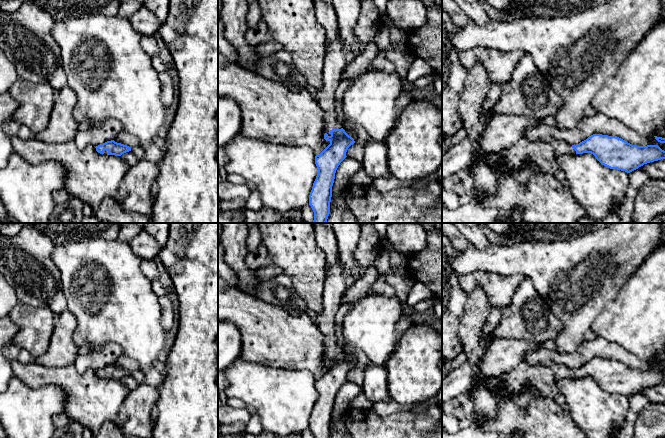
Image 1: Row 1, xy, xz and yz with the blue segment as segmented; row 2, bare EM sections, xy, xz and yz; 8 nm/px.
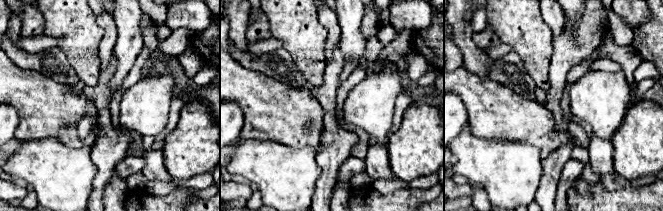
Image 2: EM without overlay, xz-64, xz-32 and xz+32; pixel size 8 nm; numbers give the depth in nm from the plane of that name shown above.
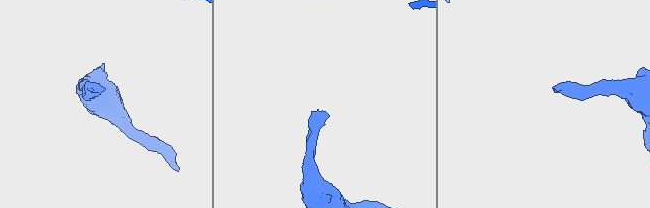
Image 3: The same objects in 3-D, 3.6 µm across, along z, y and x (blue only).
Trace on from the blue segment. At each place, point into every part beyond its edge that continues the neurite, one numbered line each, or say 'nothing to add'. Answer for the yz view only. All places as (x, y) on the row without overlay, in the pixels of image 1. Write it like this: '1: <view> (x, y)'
1: yz (487, 401)

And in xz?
1: xz (369, 247)

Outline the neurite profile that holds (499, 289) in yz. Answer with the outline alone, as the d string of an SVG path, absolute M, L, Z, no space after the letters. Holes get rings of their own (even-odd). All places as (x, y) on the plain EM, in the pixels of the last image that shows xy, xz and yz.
M482 270L458 276L460 285L468 294L477 287L481 288L487 296L491 309L506 308L524 278L525 276L521 274L504 276Z

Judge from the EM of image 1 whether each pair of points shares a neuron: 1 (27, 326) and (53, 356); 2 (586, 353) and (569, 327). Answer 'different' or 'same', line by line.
1: different
2: different

